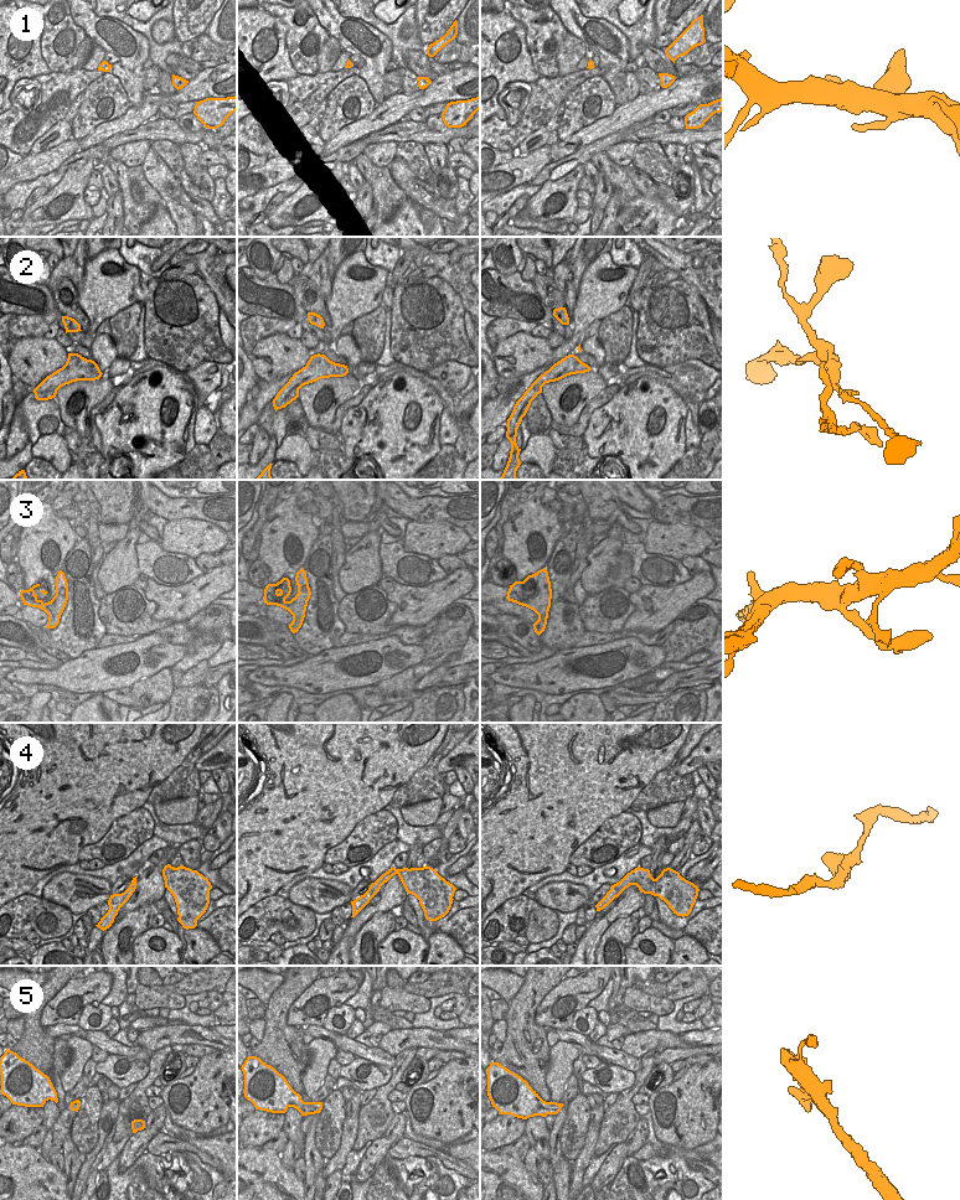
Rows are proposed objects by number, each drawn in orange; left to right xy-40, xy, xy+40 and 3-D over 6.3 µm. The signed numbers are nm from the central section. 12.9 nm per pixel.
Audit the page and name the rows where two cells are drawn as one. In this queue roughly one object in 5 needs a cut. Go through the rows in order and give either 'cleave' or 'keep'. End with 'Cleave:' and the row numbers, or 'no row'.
1: keep
2: cleave
3: keep
4: keep
5: keep
Cleave: 2

